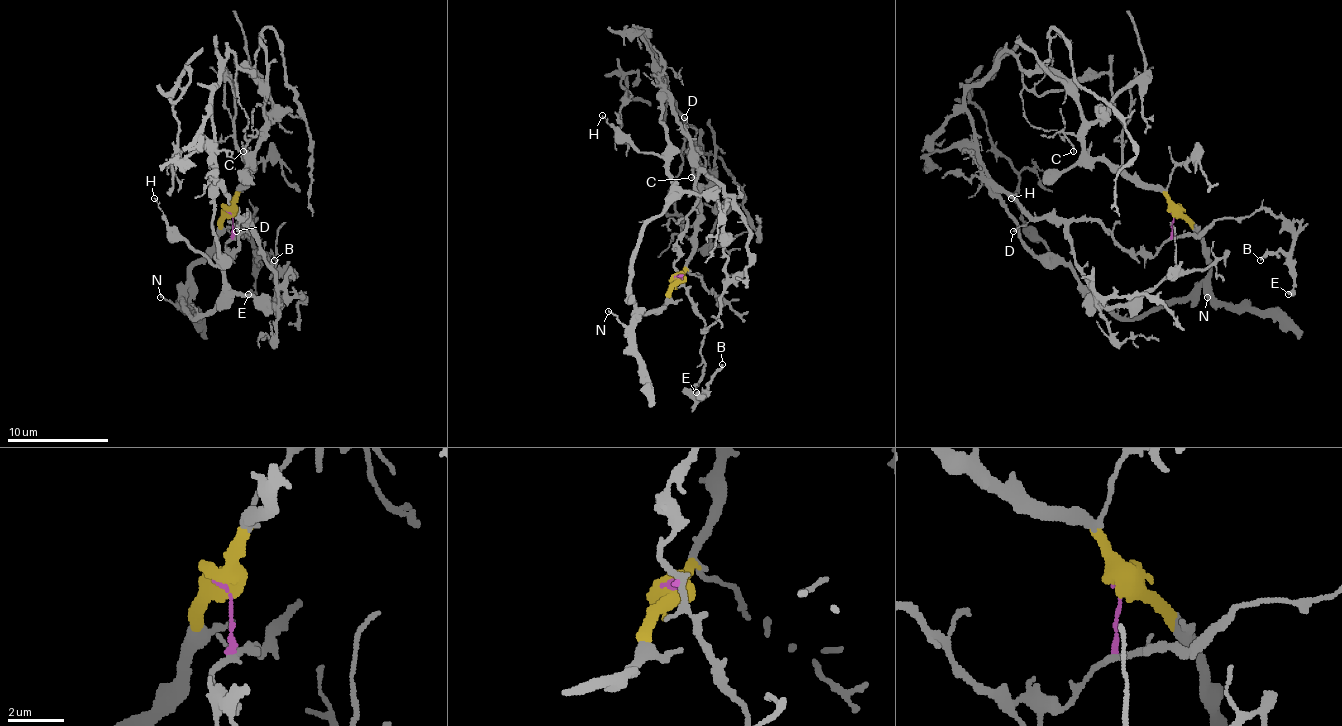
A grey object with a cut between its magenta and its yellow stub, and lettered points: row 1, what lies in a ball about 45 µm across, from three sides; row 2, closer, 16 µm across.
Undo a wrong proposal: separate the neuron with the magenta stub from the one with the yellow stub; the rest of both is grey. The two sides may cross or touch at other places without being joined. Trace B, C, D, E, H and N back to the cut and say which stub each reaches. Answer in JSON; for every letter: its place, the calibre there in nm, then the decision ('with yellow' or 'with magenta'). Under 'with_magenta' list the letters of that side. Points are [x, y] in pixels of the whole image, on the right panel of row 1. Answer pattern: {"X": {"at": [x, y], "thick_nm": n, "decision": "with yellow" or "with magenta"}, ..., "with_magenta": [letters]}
{"B": {"at": [1260, 260], "thick_nm": 80, "decision": "with magenta"}, "C": {"at": [1073, 151], "thick_nm": 110, "decision": "with yellow"}, "D": {"at": [1013, 231], "thick_nm": 120, "decision": "with magenta"}, "E": {"at": [1288, 294], "thick_nm": 320, "decision": "with magenta"}, "H": {"at": [1011, 198], "thick_nm": 90, "decision": "with yellow"}, "N": {"at": [1207, 297], "thick_nm": 130, "decision": "with yellow"}, "with_magenta": ["B", "D", "E"]}

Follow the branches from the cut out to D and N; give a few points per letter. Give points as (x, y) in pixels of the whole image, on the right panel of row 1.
D: (1174, 213), (1171, 238), (1154, 255), (1131, 253), (1095, 220), (1035, 218), (1012, 230)
N: (1174, 213), (1202, 240), (1209, 268), (1209, 291), (1222, 304), (1207, 296)

